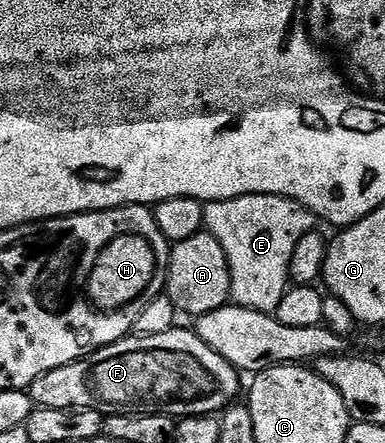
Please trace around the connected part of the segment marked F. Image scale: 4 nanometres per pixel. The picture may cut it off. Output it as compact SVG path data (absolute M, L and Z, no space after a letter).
M177 327L162 335L141 337L129 335L122 341L107 345L97 353L91 353L81 361L46 371L34 379L30 396L33 406L41 409L58 407L90 407L107 416L123 413L149 413L150 415L167 415L167 417L207 417L219 414L237 400L240 393L241 374L230 362L222 359L218 351L211 349L191 328Z

